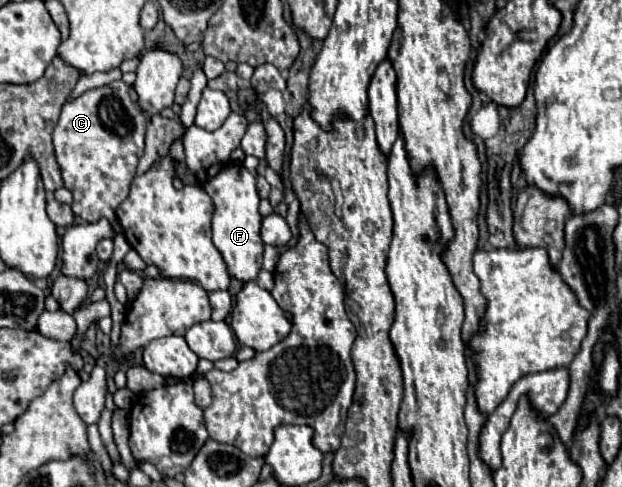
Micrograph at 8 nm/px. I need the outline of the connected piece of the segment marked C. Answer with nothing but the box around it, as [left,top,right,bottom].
[54,81,148,223]

